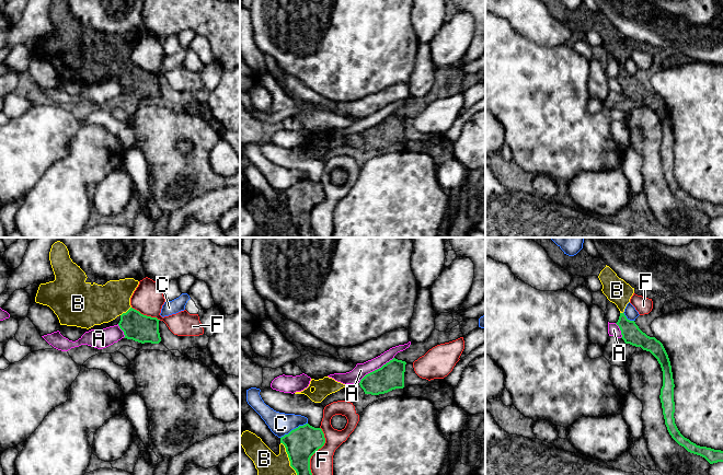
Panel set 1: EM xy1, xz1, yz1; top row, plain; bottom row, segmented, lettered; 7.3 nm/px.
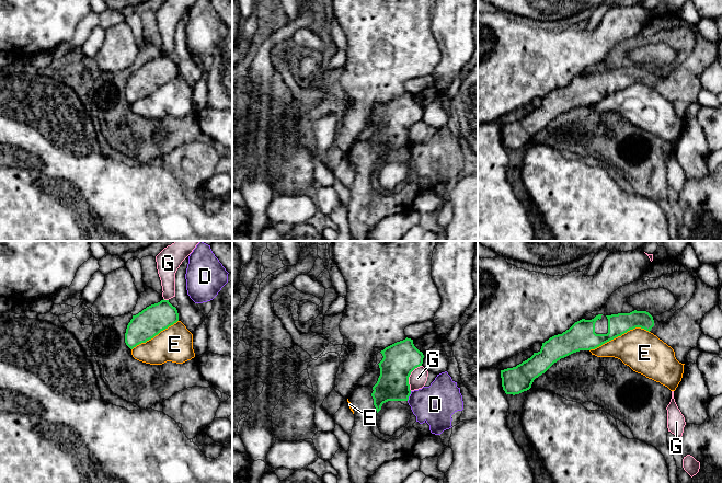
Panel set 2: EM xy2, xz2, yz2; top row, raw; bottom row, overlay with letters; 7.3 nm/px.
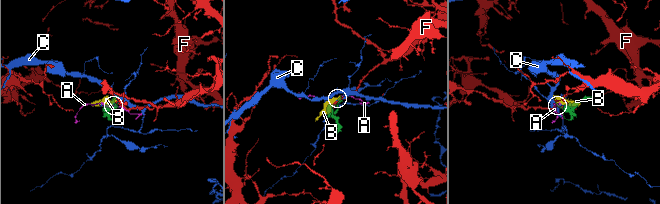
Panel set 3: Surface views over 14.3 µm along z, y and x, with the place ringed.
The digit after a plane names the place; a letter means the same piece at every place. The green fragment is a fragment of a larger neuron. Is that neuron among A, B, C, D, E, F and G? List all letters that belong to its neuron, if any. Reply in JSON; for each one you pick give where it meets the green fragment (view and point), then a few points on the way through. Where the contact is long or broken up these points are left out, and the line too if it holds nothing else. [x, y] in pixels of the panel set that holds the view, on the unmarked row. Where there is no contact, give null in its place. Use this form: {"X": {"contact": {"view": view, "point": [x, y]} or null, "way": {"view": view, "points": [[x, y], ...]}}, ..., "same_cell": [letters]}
{"same_cell": []}

